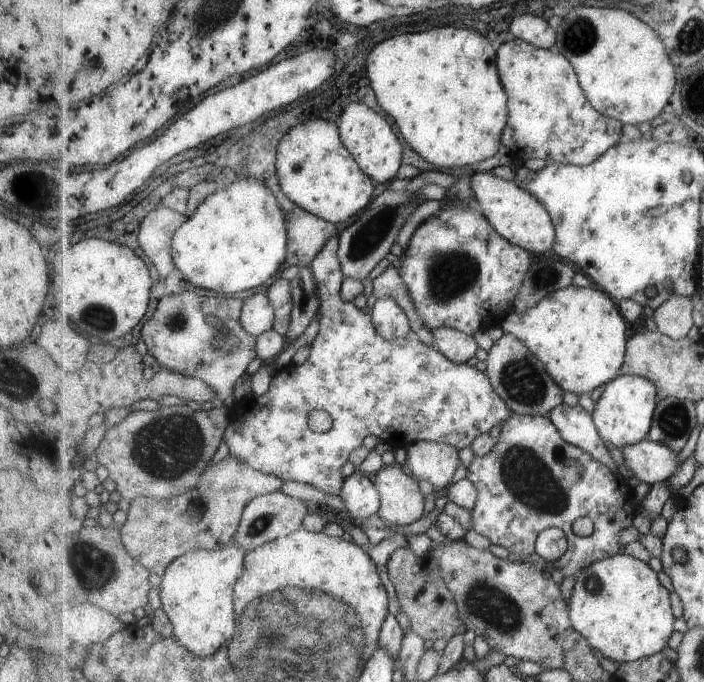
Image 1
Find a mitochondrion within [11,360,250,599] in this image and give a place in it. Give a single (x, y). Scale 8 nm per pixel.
(167, 447)

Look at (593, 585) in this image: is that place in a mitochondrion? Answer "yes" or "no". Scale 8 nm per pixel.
yes

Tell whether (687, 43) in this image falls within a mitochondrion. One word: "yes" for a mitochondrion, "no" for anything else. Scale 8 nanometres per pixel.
yes

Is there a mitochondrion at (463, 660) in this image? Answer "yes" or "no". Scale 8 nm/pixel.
no

